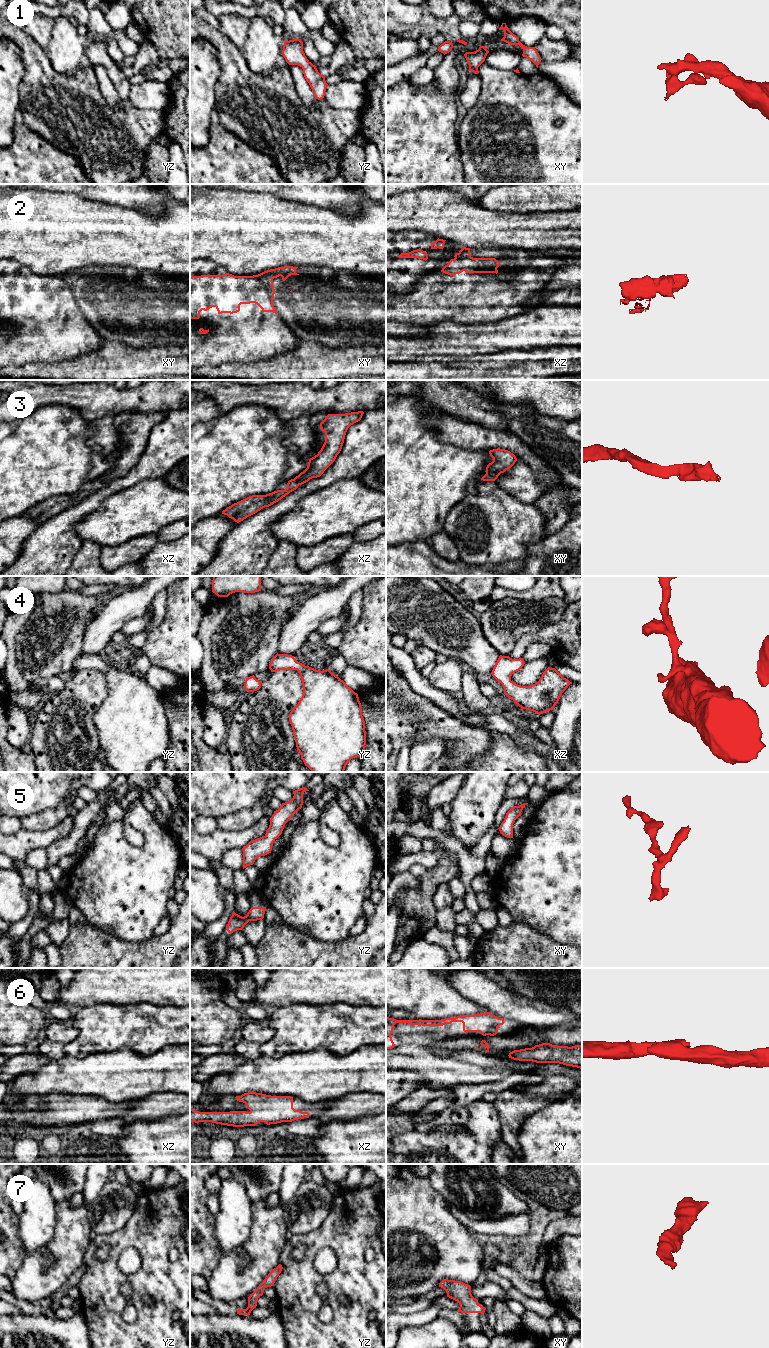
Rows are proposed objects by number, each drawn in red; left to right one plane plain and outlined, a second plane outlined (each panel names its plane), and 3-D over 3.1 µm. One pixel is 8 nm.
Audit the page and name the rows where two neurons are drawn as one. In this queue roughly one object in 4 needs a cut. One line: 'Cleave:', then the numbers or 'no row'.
Cleave: 2

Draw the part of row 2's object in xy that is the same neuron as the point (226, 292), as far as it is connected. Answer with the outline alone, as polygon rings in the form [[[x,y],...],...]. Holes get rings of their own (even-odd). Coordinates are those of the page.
[[[266,274],[253,276],[201,275],[190,277],[190,318],[199,319],[202,310],[207,311],[215,307],[218,314],[237,313],[241,304],[257,304],[263,312],[273,312],[277,315],[273,305],[275,291],[273,277]]]

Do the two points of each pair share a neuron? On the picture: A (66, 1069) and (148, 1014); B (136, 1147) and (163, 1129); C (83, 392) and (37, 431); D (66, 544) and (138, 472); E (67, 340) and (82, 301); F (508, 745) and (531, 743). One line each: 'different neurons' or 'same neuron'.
A: different neurons
B: same neuron
C: different neurons
D: same neuron
E: different neurons
F: different neurons

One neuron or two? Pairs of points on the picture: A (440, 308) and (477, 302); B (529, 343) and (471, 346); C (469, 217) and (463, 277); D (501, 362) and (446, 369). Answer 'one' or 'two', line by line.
A: one
B: one
C: two
D: one

